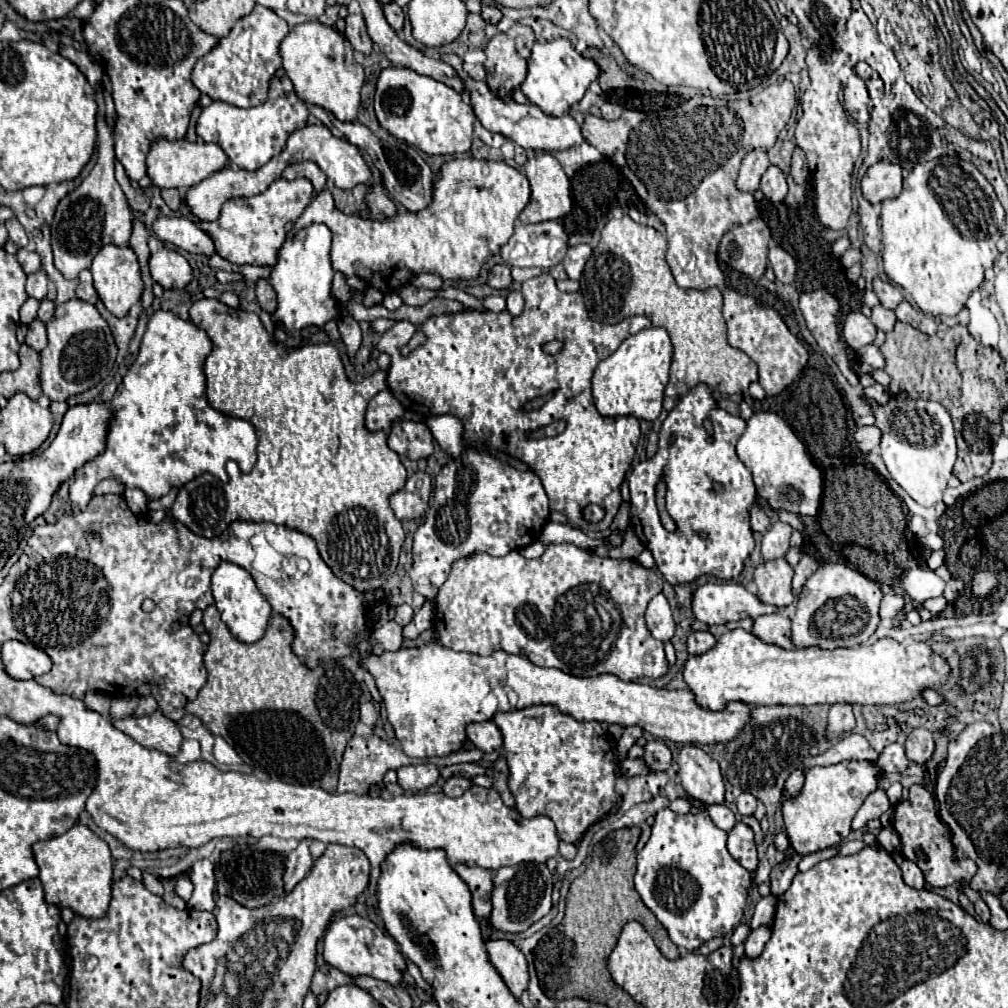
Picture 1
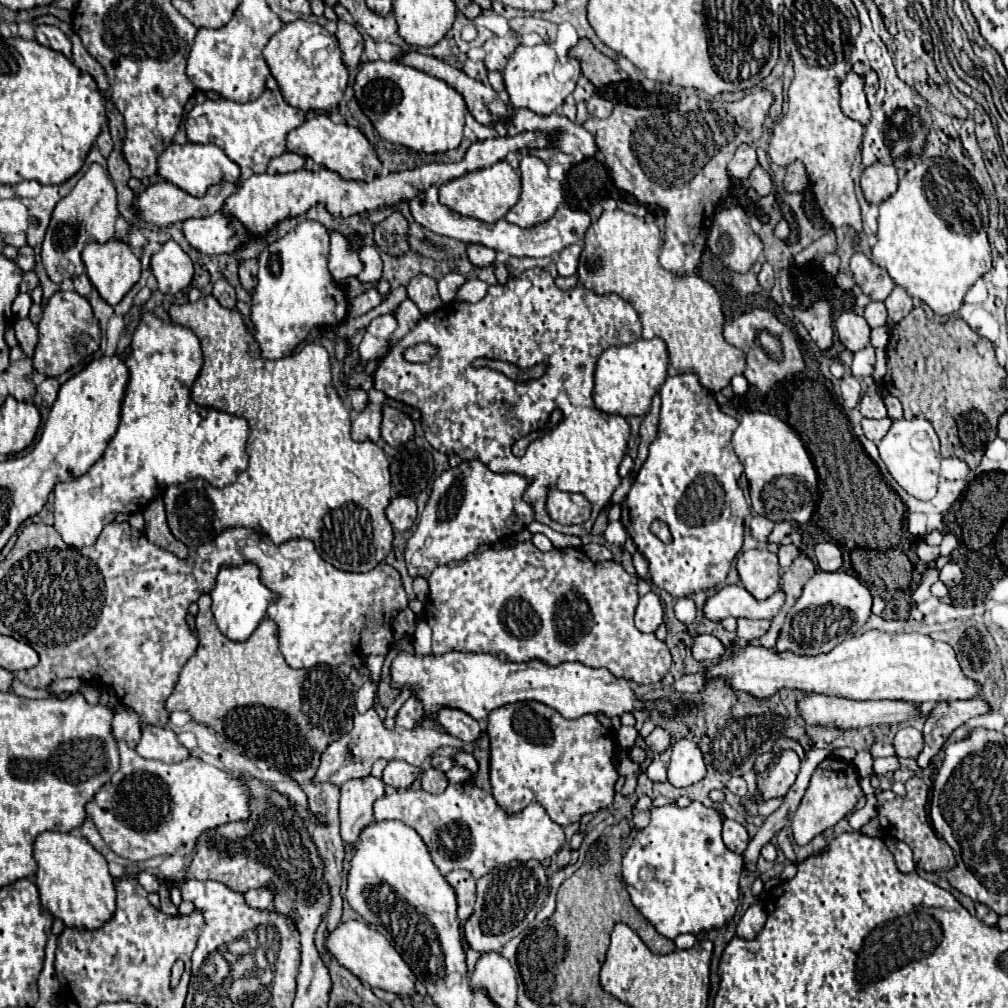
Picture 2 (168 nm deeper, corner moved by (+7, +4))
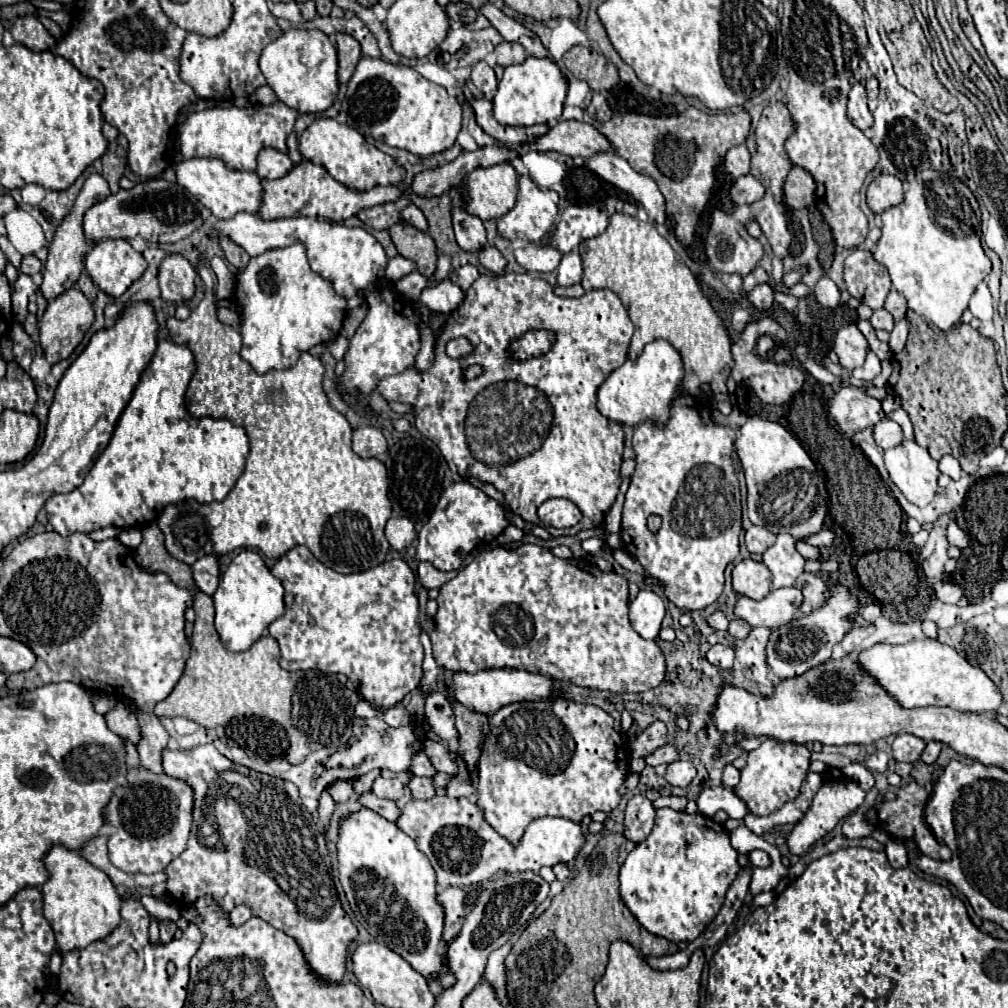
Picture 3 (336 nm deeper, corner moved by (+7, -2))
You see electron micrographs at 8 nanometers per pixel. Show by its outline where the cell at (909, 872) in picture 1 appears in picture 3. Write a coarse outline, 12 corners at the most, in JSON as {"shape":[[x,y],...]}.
{"shape":[[898,841],[886,843],[892,867],[908,867],[906,847]]}

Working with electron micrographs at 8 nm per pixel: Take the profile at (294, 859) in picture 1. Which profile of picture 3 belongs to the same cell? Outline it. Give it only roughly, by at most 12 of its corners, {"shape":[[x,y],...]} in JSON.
{"shape":[[244,905],[236,907],[228,915],[232,927],[244,925],[252,917]]}

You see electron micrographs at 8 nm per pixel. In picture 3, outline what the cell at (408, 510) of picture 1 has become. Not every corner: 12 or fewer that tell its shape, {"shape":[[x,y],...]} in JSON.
{"shape":[[406,517],[388,519],[384,533],[390,547],[406,549],[416,537]]}

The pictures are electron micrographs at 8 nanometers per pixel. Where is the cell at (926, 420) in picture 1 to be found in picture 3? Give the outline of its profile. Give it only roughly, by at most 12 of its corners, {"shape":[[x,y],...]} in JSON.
{"shape":[[916,441],[884,451],[904,497],[926,507],[938,491],[938,461]]}

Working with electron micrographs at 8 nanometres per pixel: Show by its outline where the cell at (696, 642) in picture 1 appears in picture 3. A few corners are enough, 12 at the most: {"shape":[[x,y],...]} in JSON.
{"shape":[[712,645],[706,659],[720,667],[732,669],[734,649]]}

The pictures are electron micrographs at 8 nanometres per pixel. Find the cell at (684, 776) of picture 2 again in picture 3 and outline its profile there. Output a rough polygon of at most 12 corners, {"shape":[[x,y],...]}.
{"shape":[[674,761],[664,779],[676,787],[688,787],[696,775],[690,761]]}

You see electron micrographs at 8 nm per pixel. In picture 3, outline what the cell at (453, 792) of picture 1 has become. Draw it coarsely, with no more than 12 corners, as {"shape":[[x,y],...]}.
{"shape":[[412,777],[408,789],[414,799],[432,799],[428,777]]}

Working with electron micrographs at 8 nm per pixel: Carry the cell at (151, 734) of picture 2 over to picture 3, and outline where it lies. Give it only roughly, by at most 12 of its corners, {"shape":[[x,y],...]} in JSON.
{"shape":[[214,745],[166,749],[194,791],[164,869],[180,907],[212,895],[346,973],[358,929],[324,833],[290,781]]}

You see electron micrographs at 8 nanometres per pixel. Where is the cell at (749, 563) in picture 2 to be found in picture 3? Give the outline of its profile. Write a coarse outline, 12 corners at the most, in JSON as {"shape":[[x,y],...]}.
{"shape":[[744,559],[732,569],[738,595],[764,599],[772,573]]}

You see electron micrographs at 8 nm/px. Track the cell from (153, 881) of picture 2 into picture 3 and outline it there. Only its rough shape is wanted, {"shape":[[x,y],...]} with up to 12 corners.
{"shape":[[152,895],[140,903],[158,921],[178,921],[180,909]]}

